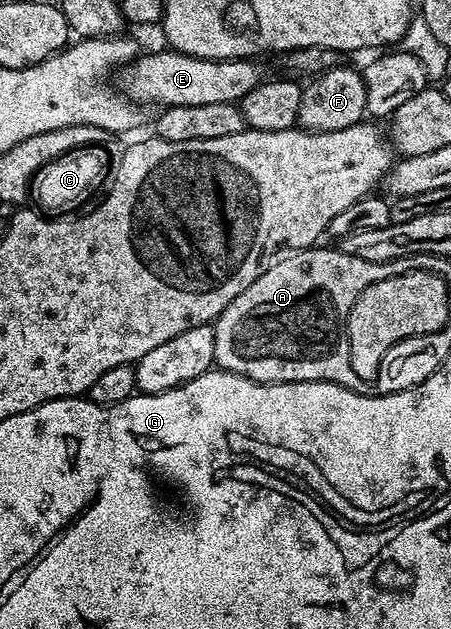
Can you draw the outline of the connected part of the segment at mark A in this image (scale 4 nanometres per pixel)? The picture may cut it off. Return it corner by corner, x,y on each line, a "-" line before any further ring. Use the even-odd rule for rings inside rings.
314,245
303,251
294,251
266,267
260,277
212,324
215,333
214,364
222,371
246,375
256,383
338,383
352,391
361,391
362,381
351,369
348,351
346,323
349,310
355,305
357,295
379,279
395,277
408,271
419,271
423,267
422,256
408,255
395,261
362,261
351,257
332,246

